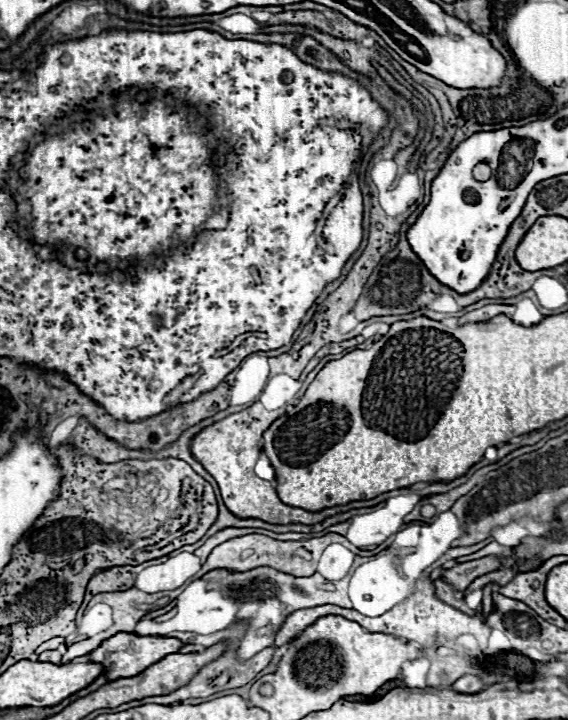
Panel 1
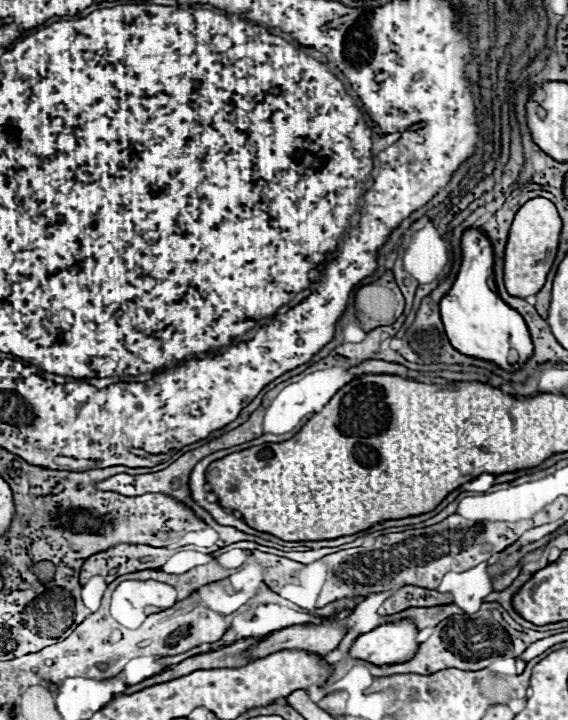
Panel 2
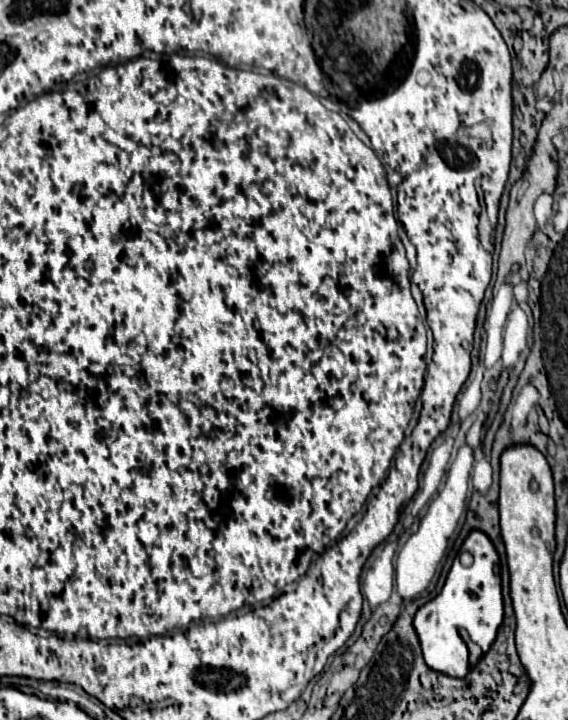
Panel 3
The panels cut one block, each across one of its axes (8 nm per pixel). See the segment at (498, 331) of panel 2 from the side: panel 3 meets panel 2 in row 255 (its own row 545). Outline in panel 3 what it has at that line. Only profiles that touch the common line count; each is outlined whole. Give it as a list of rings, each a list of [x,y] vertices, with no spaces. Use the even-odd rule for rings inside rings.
[[[474,530],[464,540],[462,550],[474,556],[472,566],[462,566],[460,560],[454,560],[442,592],[434,600],[426,602],[414,616],[414,630],[418,634],[426,666],[450,678],[464,678],[464,672],[470,670],[466,640],[470,638],[482,648],[482,652],[488,652],[504,620],[500,558],[494,544],[484,532]]]

